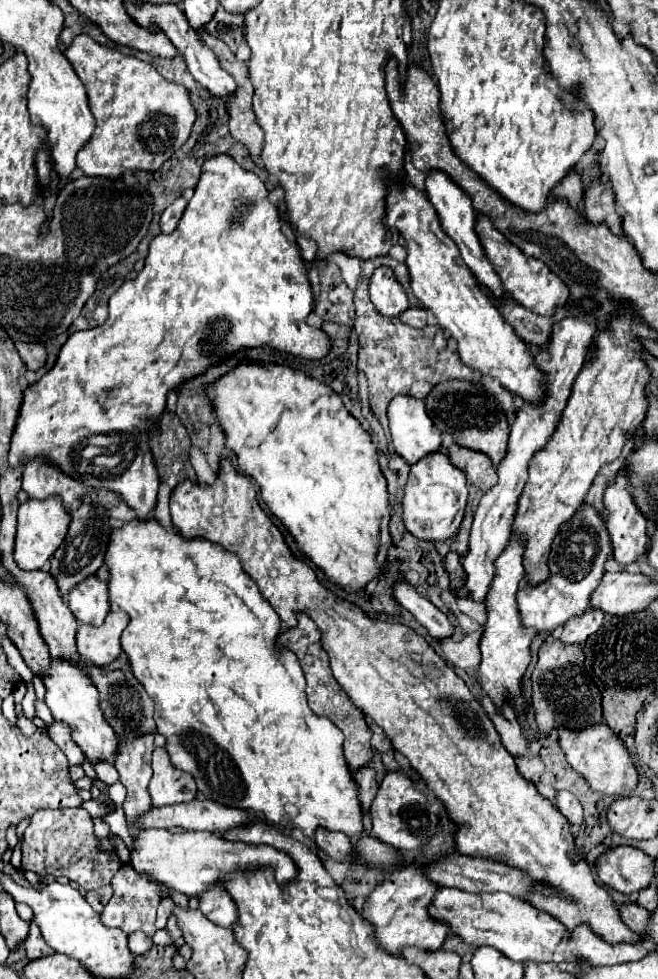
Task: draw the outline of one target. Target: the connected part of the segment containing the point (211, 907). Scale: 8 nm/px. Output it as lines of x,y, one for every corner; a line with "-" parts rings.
206,891
200,895
200,911
216,925
234,929
238,923
238,907
226,891

